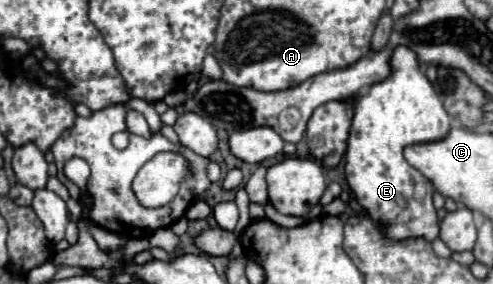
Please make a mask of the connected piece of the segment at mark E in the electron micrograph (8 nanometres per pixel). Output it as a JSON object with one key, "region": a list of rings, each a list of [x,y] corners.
{"region":[[[397,45],[389,65],[389,77],[373,83],[367,95],[355,103],[345,177],[357,201],[367,209],[369,217],[383,227],[383,233],[389,239],[401,241],[407,237],[425,237],[433,241],[439,235],[439,221],[431,199],[433,187],[405,161],[403,149],[413,143],[443,139],[451,129],[451,119],[421,69],[417,55],[409,47]]]}

